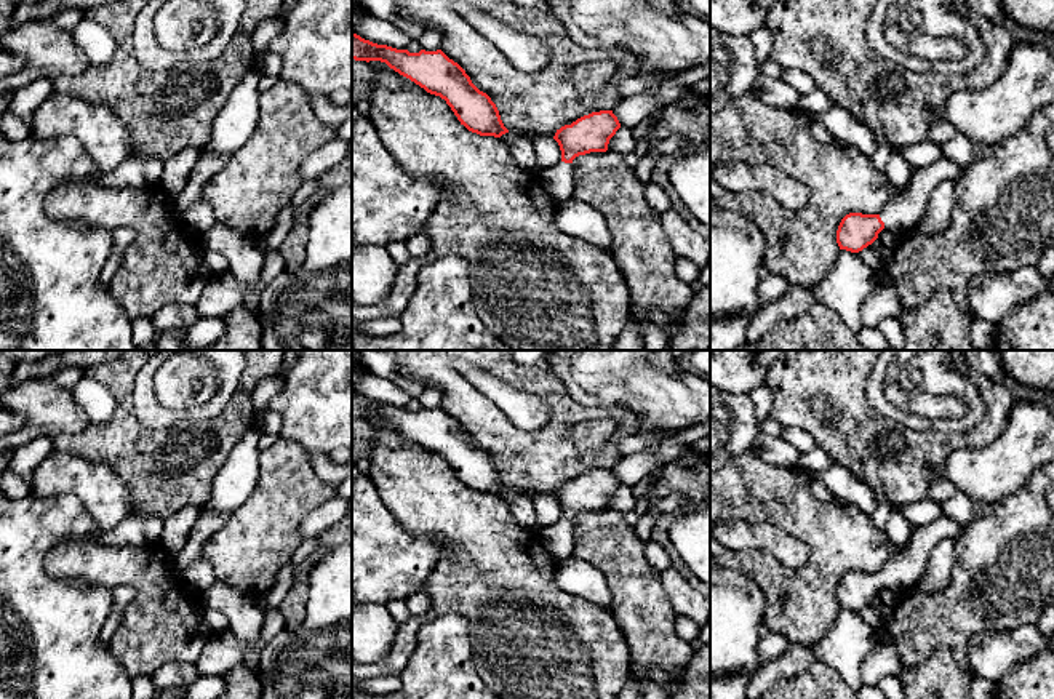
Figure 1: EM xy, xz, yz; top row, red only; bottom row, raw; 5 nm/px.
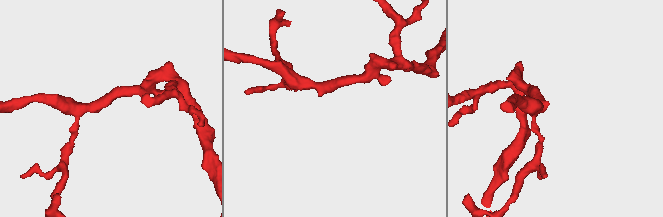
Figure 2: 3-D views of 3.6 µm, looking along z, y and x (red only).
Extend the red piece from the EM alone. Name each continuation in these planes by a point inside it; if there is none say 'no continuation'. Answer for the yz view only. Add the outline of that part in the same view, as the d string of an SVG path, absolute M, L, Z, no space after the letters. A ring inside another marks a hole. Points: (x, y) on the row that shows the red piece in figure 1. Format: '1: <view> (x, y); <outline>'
1: yz (904, 211); M945 157L912 173L902 194L880 213L884 229L897 232L915 229L924 213L932 189L945 179L958 181L963 174L964 170Z

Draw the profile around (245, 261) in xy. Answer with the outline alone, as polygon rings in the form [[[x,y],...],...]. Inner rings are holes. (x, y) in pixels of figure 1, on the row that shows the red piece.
[[[216,222],[202,232],[202,243],[206,250],[218,251],[227,258],[229,272],[248,286],[242,304],[258,314],[264,290],[261,282],[264,254],[256,248],[254,238]]]

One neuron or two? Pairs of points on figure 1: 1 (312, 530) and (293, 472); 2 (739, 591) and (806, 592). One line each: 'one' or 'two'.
1: two
2: two

